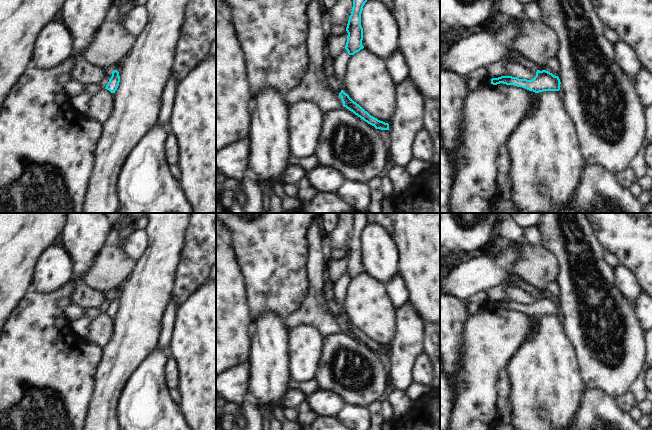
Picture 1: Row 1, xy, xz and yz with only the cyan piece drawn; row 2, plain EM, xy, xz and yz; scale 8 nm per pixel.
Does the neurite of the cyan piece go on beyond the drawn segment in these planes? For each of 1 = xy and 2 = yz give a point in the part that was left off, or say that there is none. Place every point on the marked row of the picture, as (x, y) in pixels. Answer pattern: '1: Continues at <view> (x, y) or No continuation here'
1: No continuation here
2: No continuation here.

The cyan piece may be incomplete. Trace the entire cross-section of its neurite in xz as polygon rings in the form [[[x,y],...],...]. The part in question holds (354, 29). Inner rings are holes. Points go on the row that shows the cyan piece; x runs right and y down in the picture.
[[[353,0],[353,8],[348,20],[346,31],[348,33],[345,49],[349,55],[354,55],[364,48],[362,45],[363,28],[361,26],[361,13],[367,0]]]

